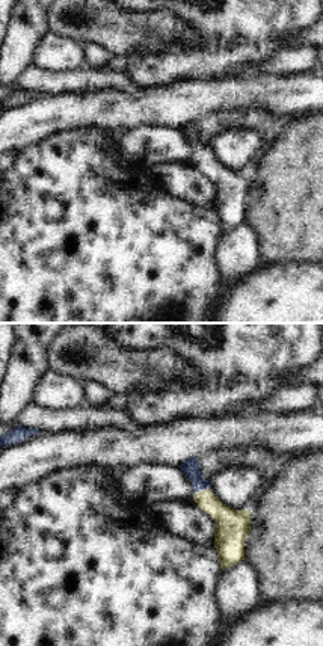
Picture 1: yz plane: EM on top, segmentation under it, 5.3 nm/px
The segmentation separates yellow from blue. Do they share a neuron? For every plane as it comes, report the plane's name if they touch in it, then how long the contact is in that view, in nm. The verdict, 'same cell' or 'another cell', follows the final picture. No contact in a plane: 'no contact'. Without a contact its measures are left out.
yz | 80 nm

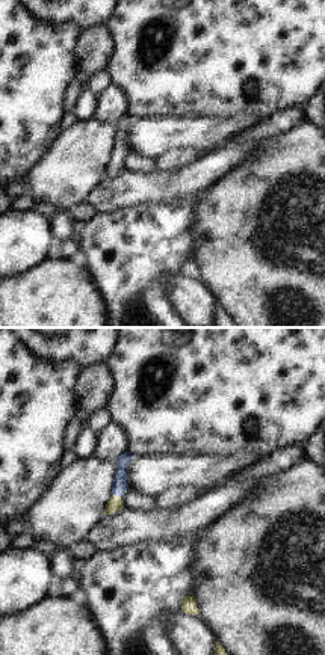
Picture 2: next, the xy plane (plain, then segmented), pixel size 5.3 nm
xy | 50 nm

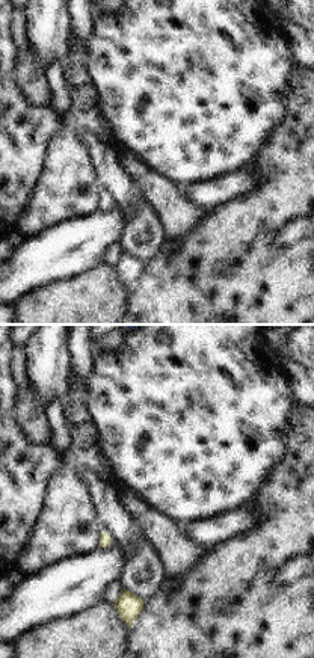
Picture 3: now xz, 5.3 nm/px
no contact

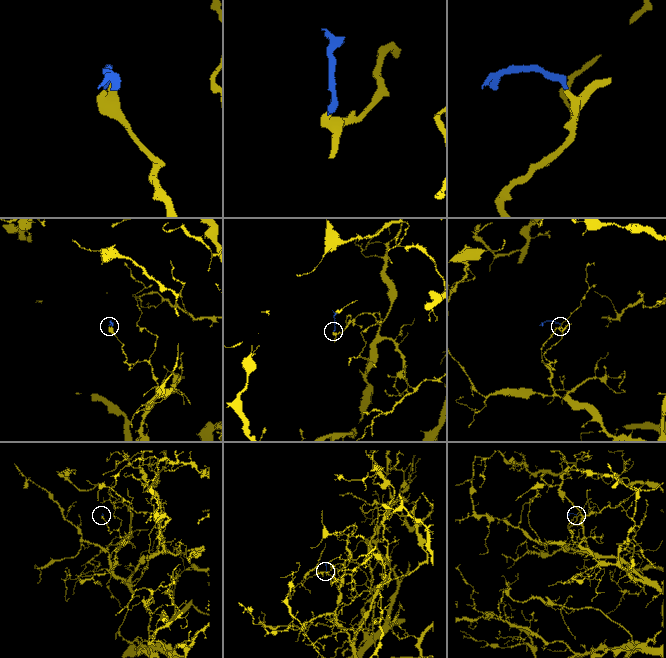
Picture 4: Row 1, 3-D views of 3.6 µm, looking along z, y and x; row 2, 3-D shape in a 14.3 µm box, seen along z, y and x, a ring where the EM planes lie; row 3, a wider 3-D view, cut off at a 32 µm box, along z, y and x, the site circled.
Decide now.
same cell

